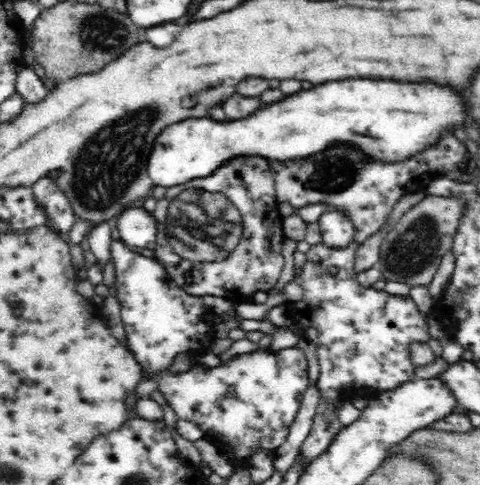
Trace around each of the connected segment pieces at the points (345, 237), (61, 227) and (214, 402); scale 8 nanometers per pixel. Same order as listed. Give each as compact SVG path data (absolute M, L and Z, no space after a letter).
M340 211L324 212L317 220L323 243L332 248L344 248L354 238L352 221Z
M52 177L38 179L32 186L34 199L37 200L38 208L42 207L46 217L50 220L50 228L55 232L66 234L77 221L70 201L66 195L56 187Z
M298 346L284 350L257 349L232 357L228 362L216 367L192 364L189 370L180 373L161 372L155 379L156 387L180 419L194 423L204 438L218 448L218 452L228 459L232 468L249 468L251 456L264 449L274 454L286 442L289 429L300 410L303 395L308 388L308 360Z

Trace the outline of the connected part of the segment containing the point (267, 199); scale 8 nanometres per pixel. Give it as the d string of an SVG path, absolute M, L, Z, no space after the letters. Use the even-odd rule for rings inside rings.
M254 156L254 157L250 157L250 160L244 160L244 157L242 157L242 158L238 158L238 160L234 160L234 164L224 163L222 166L220 166L220 168L217 168L215 170L215 172L210 174L210 176L206 176L204 178L196 178L194 180L191 180L191 181L188 181L188 182L182 184L182 186L174 186L174 188L168 188L168 190L166 190L166 198L162 198L162 200L158 200L158 206L156 206L154 212L152 212L153 215L154 215L154 218L156 218L156 220L158 220L158 222L157 222L158 232L157 232L157 239L156 239L156 246L155 246L155 259L162 265L162 267L164 267L166 269L166 272L170 274L169 277L178 286L180 286L180 288L182 288L182 290L184 292L190 293L192 296L199 296L199 297L206 296L207 294L210 294L210 296L222 296L222 298L226 298L226 300L230 300L234 304L238 304L238 303L242 303L242 302L247 302L255 292L258 292L258 291L268 292L268 291L270 291L274 287L276 282L278 282L278 279L280 278L280 274L282 274L282 269L284 268L284 257L282 256L282 242L284 242L284 239L285 239L286 236L285 236L285 232L284 232L284 229L283 229L283 219L280 216L276 215L277 201L278 200L277 200L276 195L275 195L274 177L272 177L272 173L270 172L270 164L266 164L266 162L268 162L268 160L260 160L260 158L264 158L264 157ZM180 192L182 192L182 202L185 201L186 203L195 204L195 205L197 205L197 202L198 202L198 206L200 206L200 208L198 208L198 206L196 206L196 210L194 210L194 212L192 212L192 214L189 214L189 208L184 208L182 206ZM176 227L181 227L184 231L176 232L176 230L173 230L173 228L176 228ZM176 238L181 240L182 244L184 244L184 246L176 245Z

